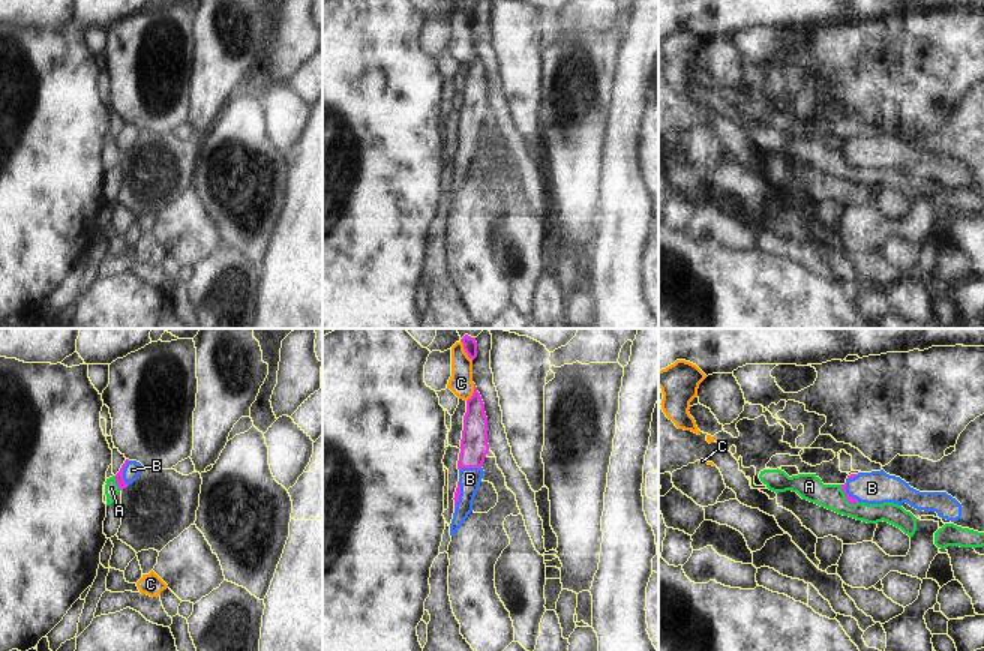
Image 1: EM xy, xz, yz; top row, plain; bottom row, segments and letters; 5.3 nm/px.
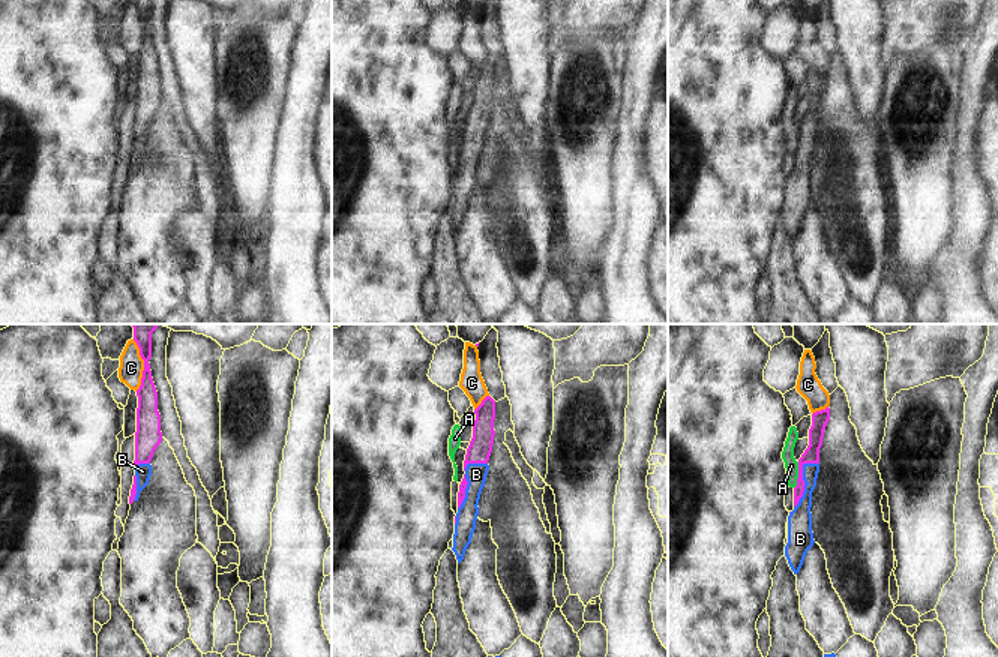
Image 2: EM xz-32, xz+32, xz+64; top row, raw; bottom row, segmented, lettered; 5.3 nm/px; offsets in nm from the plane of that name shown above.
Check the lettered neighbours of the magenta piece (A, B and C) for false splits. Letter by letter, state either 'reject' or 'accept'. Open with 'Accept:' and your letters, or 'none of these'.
Accept: B
A: reject
B: accept
C: reject

